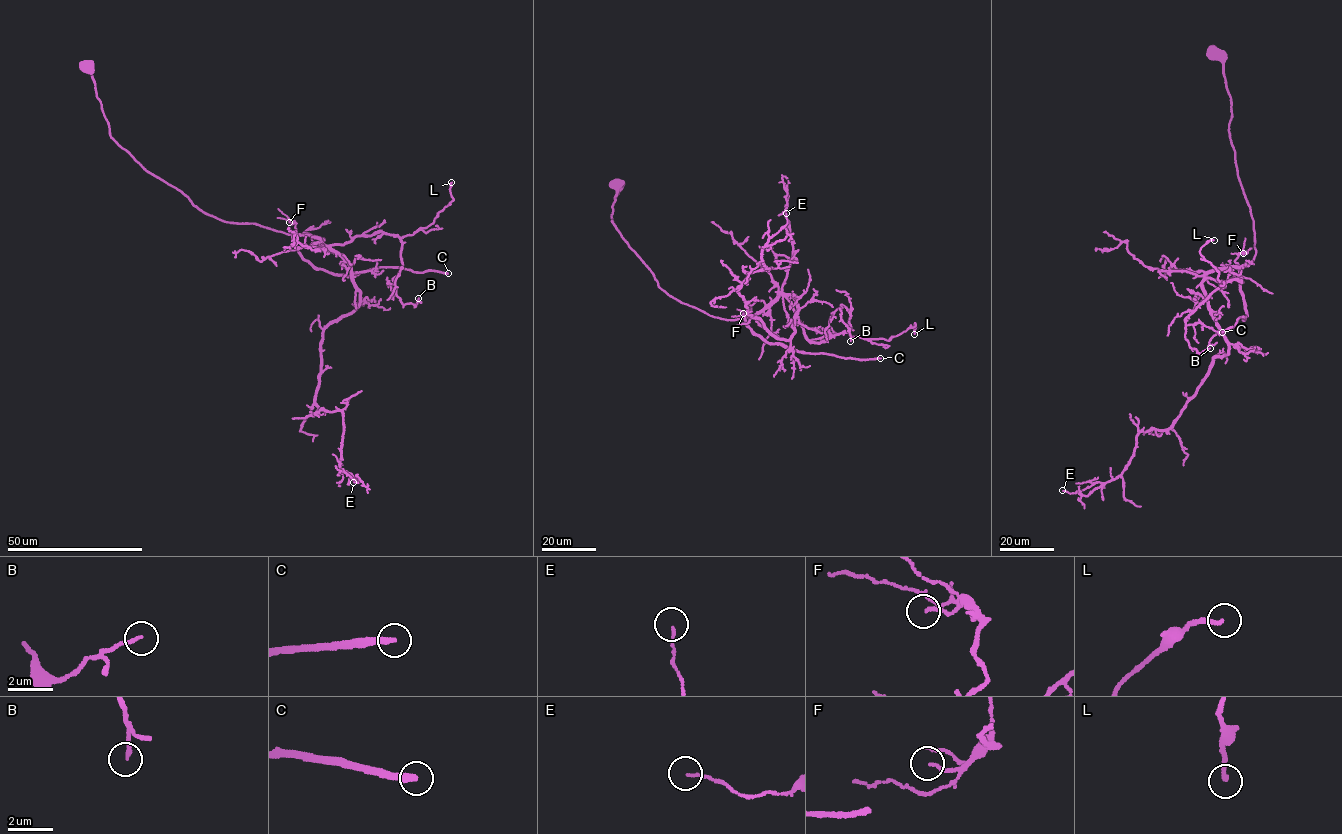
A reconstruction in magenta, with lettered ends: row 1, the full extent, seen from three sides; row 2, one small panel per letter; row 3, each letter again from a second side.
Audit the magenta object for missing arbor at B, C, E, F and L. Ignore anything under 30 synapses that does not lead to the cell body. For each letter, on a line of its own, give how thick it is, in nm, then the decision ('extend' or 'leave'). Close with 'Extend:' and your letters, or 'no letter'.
B: 140 nm thick; leave
C: 260 nm thick; extend
E: 90 nm thick; leave
F: 140 nm thick; leave
L: 170 nm thick; leave
Extend: C

